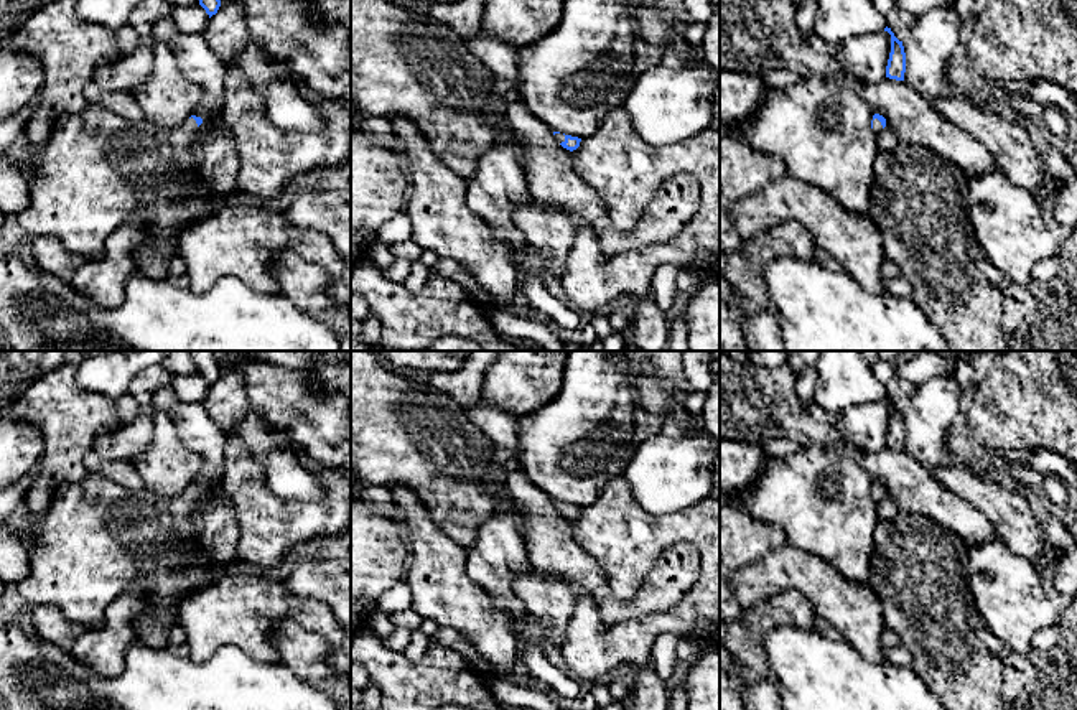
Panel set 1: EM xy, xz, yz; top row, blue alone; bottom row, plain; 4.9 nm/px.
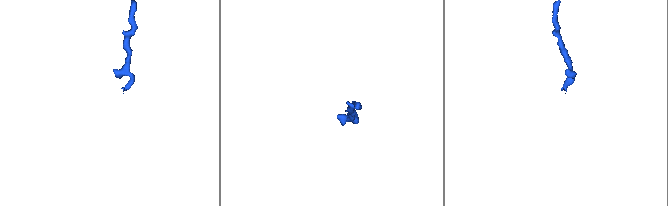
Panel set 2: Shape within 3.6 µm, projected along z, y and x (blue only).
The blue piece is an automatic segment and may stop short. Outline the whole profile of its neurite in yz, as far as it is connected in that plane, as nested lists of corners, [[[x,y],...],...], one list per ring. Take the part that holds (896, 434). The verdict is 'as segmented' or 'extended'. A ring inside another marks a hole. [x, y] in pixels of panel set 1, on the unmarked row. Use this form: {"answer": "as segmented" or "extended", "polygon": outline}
{"answer": "as segmented", "polygon": [[[884,397],[891,404],[891,422],[886,435],[886,446],[896,448],[896,450],[904,450],[904,441],[906,441],[906,422],[902,410],[899,410],[891,397]]]}

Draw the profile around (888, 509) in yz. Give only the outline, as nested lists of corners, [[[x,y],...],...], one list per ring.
[[[889,496],[883,497],[876,511],[883,521],[893,521],[902,512],[902,509]]]

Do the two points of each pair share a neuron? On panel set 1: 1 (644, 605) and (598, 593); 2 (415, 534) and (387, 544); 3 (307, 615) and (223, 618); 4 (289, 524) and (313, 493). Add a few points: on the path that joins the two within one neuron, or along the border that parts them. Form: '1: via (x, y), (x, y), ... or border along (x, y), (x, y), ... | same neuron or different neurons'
1: via (633, 608), (613, 608), (610, 605) | same neuron
2: border along (402, 527), (407, 549), (405, 575) | different neurons
3: via (285, 610), (244, 610) | same neuron
4: border along (270, 490), (303, 501), (326, 496) | different neurons

